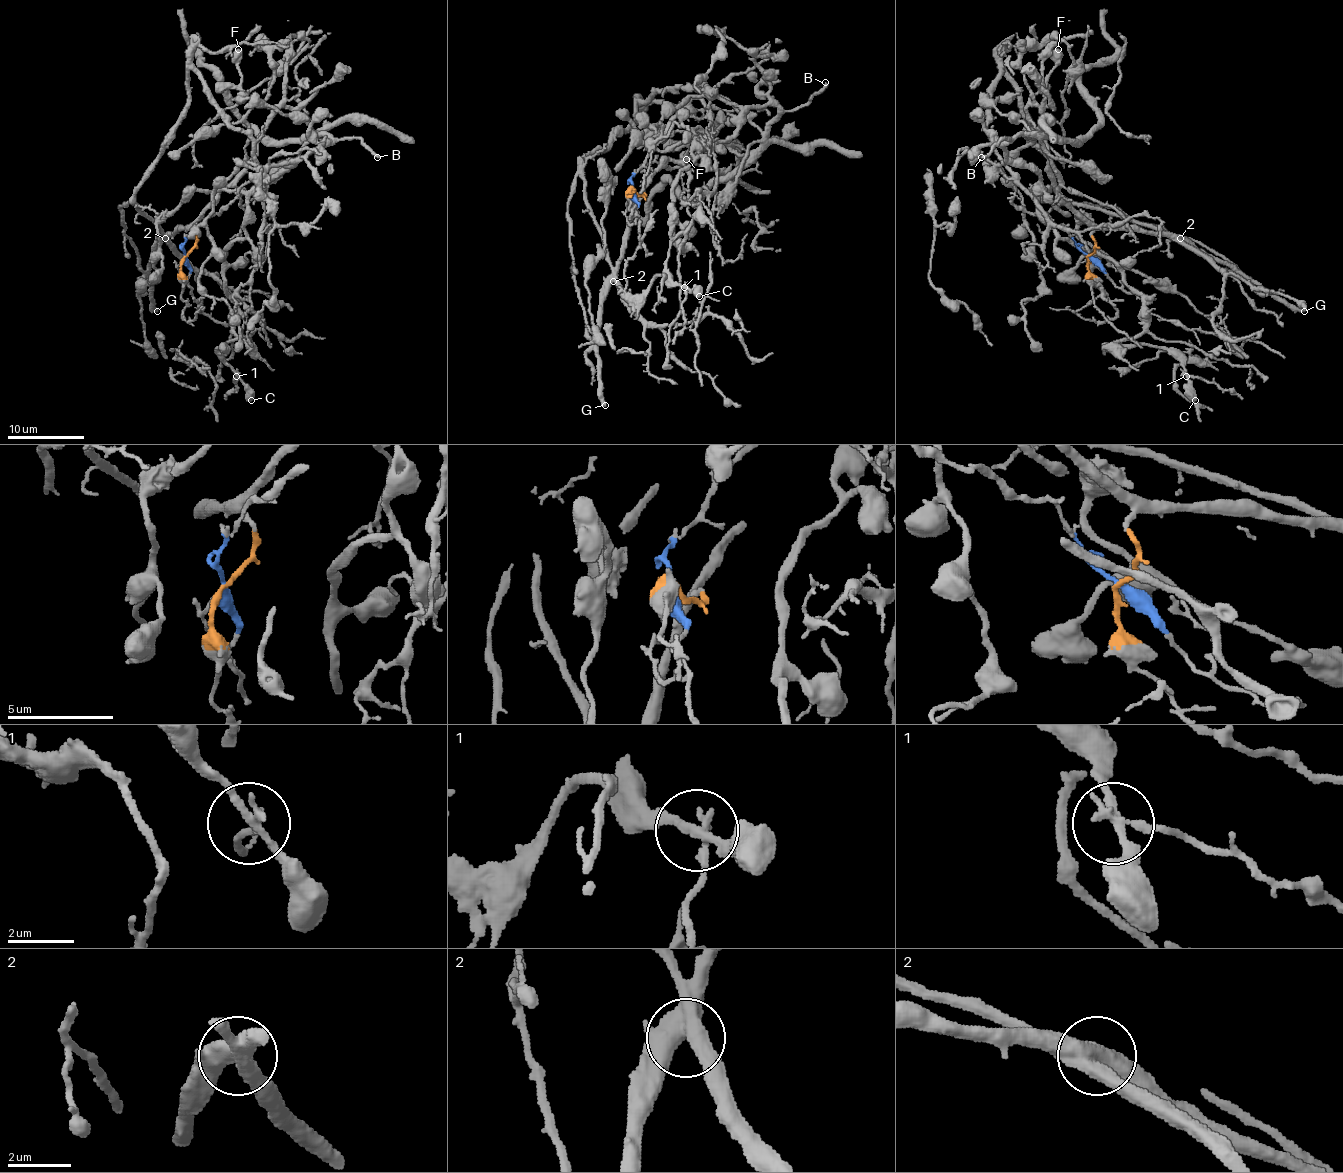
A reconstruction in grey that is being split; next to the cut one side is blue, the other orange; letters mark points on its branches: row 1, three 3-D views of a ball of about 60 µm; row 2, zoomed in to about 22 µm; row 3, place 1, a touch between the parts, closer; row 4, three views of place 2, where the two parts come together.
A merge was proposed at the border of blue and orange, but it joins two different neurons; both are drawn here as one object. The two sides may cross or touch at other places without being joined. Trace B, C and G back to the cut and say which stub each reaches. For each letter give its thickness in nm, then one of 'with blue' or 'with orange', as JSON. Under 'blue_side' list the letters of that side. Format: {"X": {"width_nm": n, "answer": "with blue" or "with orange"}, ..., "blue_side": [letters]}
{"B": {"width_nm": 240, "answer": "with blue"}, "C": {"width_nm": 600, "answer": "with blue"}, "G": {"width_nm": 400, "answer": "with orange"}, "blue_side": ["B", "C"]}

